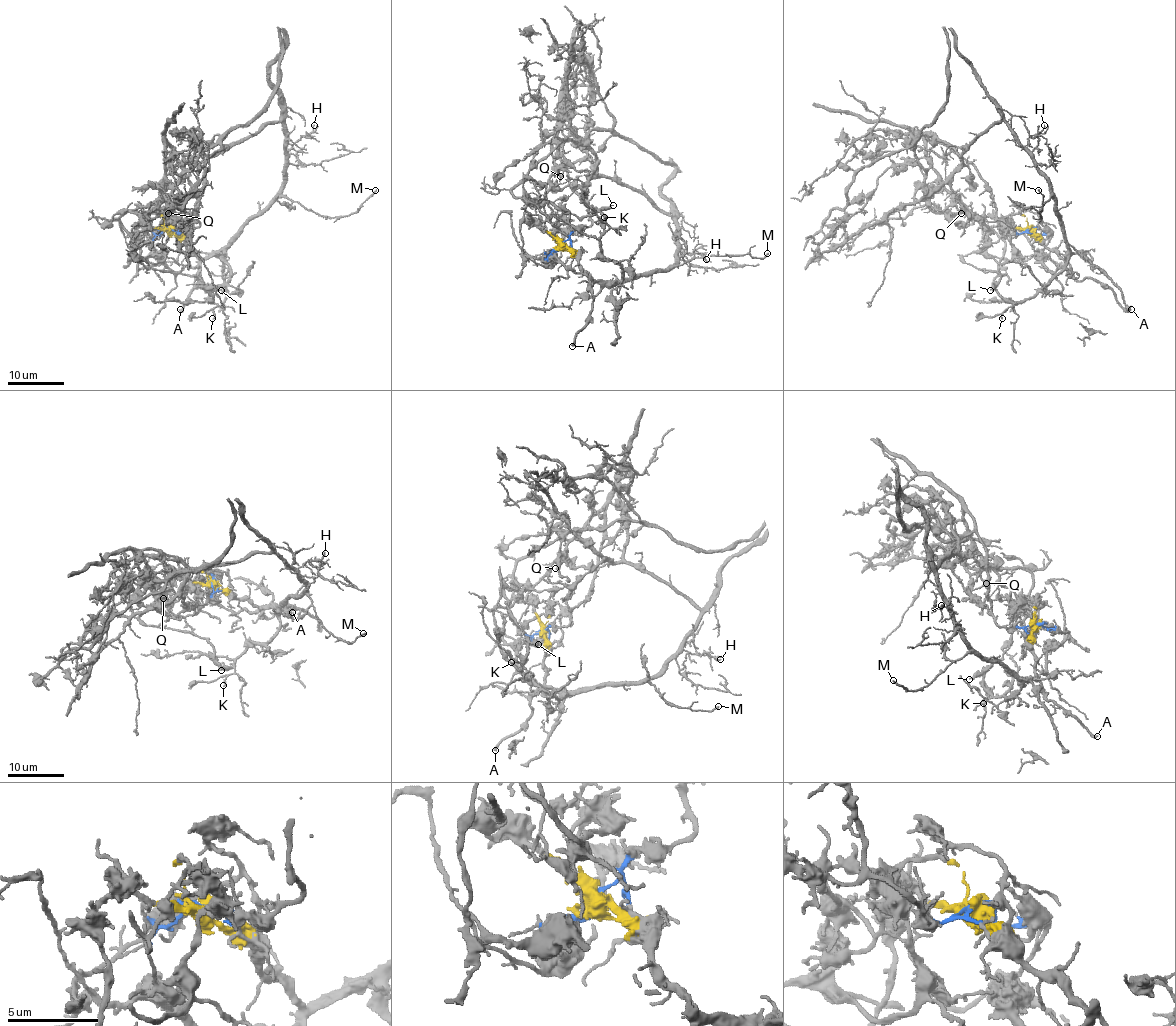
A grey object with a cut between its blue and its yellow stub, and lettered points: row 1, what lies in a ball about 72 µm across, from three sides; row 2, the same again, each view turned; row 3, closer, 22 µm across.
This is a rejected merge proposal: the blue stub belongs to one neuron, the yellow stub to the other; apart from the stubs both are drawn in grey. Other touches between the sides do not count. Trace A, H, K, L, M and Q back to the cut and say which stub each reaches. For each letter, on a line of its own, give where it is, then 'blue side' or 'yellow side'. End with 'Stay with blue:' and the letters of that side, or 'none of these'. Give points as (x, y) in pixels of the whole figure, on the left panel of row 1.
A: (180, 309) | yellow side
H: (314, 125) | yellow side
K: (212, 318) | yellow side
L: (221, 290) | yellow side
M: (375, 190) | yellow side
Q: (168, 213) | yellow side
Stay with blue: none of these

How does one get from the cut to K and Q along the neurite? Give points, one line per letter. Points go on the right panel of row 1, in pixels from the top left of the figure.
K: (1032, 228), (1032, 233), (1064, 259), (1068, 255), (1067, 265), (1039, 293), (1011, 305), (1001, 315), (1002, 318)
Q: (1032, 228), (1025, 216), (1006, 217), (1013, 256), (998, 263), (967, 212), (936, 213), (931, 206), (962, 213)

